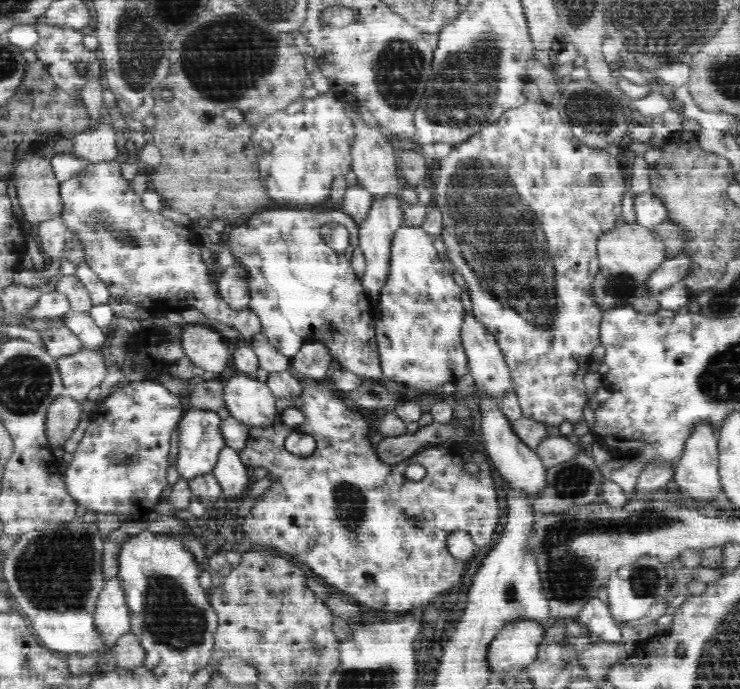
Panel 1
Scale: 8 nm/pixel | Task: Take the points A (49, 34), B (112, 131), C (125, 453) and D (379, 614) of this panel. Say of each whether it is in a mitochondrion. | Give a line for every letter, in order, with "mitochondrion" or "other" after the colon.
A: other
B: other
C: mitochondrion
D: other

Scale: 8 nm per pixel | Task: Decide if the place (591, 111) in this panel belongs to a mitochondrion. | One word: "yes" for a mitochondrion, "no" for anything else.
yes

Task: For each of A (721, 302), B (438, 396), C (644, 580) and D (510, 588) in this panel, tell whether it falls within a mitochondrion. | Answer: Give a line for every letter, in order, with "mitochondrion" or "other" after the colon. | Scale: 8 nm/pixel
A: mitochondrion
B: other
C: mitochondrion
D: mitochondrion

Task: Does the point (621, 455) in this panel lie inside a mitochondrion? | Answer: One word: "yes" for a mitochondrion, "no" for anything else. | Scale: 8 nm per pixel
no

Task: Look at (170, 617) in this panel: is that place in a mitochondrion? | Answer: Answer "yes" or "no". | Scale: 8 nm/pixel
yes

